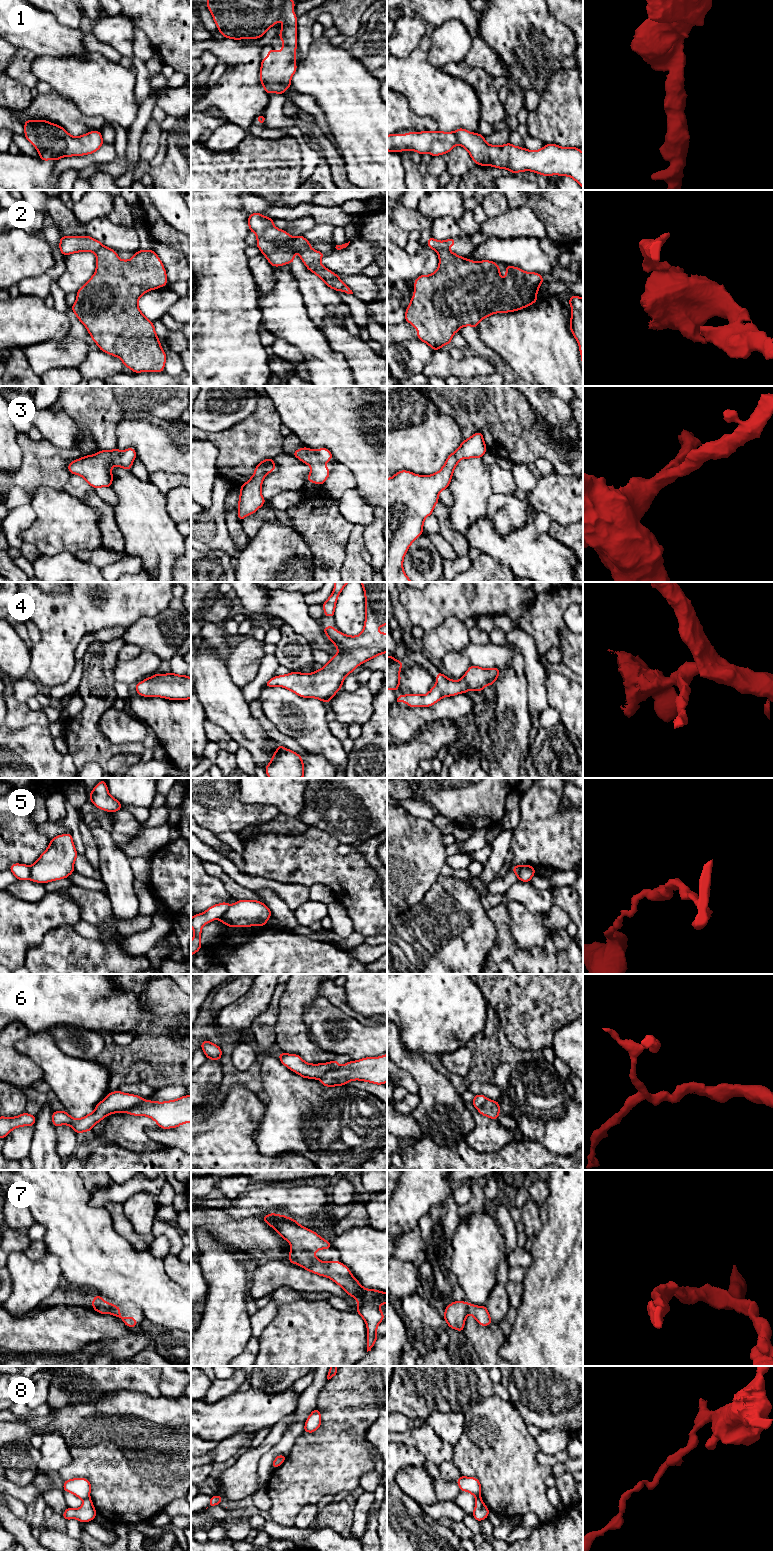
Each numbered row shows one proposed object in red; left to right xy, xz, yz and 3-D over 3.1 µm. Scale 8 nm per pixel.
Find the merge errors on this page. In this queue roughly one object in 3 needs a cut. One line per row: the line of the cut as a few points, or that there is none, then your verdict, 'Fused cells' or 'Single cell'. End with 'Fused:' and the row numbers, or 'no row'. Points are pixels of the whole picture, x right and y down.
1: No split. Single cell
2: Split along xz (295, 238), (293, 244), (294, 251). Fused cells
3: No split. Single cell
4: No split. Single cell
5: Split along xz (230, 905), (219, 919). Fused cells
6: Split along xz (339, 1066), (326, 1071), (320, 1077). Fused cells
7: No split. Single cell
8: Split along xy (89, 1497), (83, 1500). Fused cells
Fused: 2, 5, 6, 8

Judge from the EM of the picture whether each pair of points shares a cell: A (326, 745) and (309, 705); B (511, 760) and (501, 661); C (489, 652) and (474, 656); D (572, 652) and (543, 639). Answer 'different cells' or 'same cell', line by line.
A: same cell
B: different cells
C: same cell
D: same cell

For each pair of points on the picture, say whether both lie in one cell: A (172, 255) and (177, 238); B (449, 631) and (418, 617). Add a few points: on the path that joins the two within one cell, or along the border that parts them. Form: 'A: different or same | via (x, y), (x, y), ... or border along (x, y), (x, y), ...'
A: different | border along (152, 239), (180, 252)
B: different | border along (461, 620), (448, 617), (425, 631)

